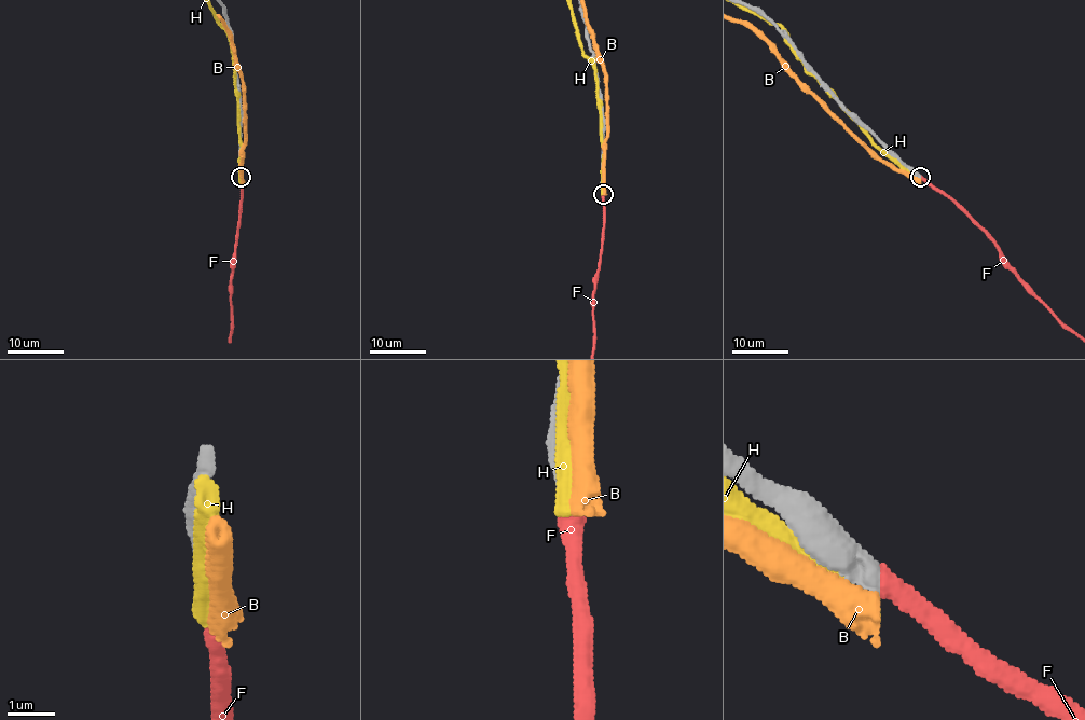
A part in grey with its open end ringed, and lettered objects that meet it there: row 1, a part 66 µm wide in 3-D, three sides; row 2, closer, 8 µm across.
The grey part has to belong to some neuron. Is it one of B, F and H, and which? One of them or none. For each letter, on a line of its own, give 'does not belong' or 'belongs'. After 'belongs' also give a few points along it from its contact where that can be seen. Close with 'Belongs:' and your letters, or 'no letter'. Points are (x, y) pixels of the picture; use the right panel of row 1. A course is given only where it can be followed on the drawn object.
B: does not belong
F: belongs
H: does not belong
Belongs: F

